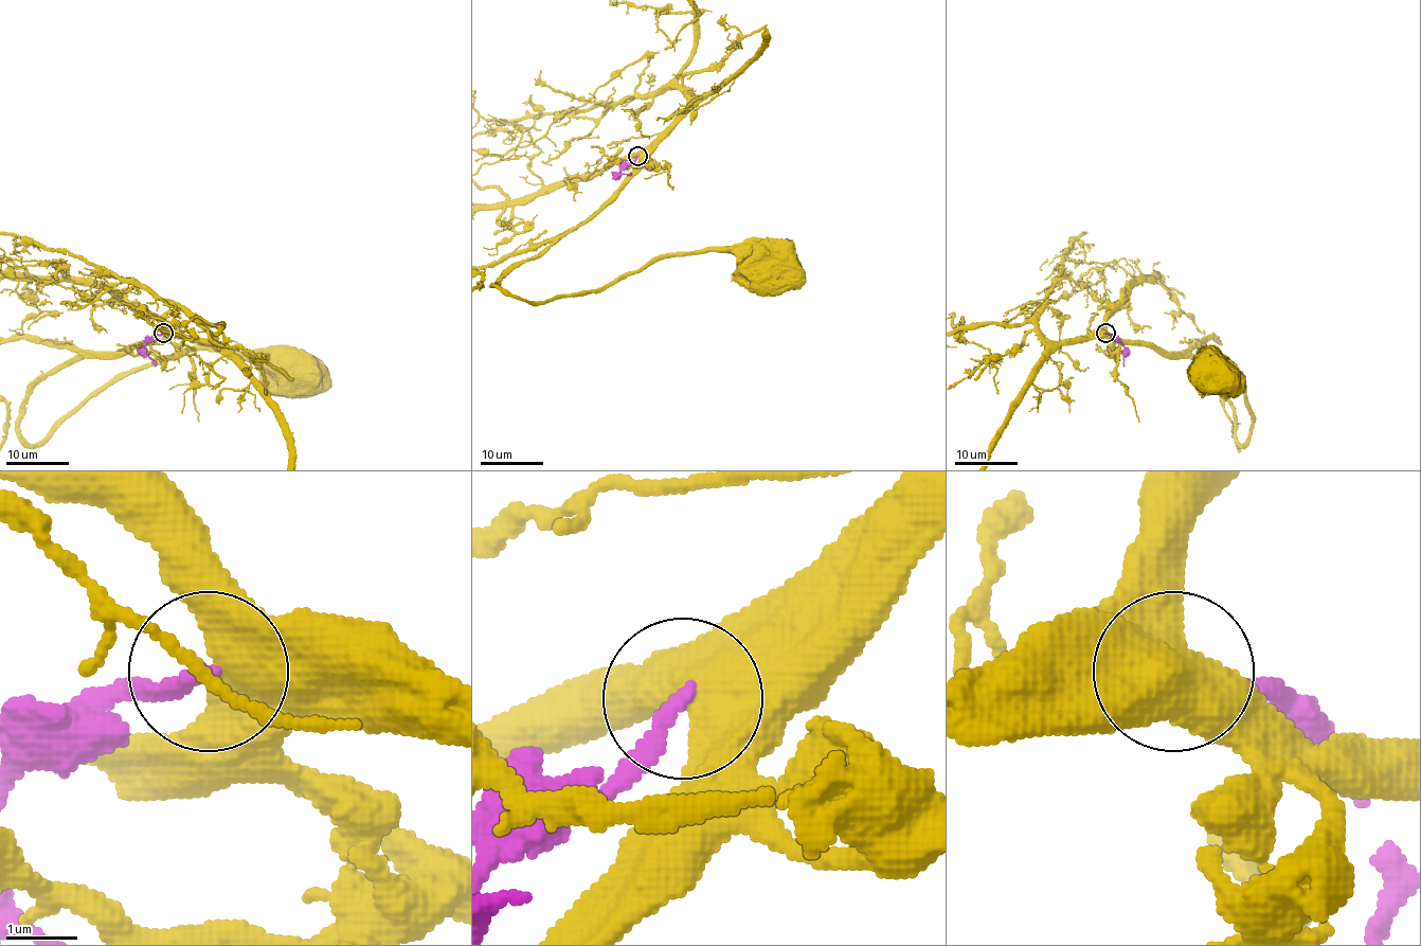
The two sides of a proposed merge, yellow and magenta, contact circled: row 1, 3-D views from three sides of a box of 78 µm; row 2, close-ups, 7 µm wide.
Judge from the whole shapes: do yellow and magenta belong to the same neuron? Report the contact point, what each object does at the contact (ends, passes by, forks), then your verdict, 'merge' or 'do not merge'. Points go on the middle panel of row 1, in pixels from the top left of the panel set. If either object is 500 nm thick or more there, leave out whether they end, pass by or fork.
place (637, 156); do not merge

